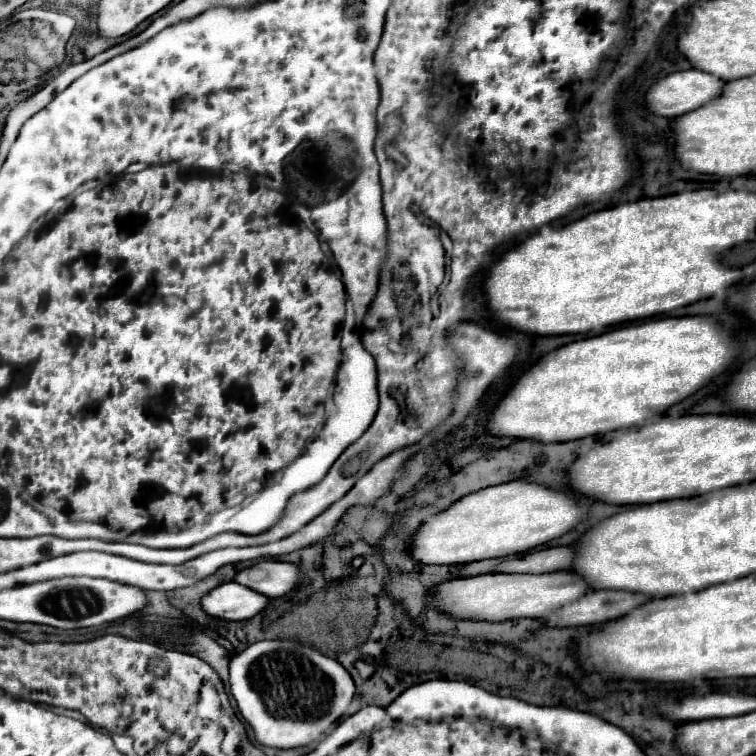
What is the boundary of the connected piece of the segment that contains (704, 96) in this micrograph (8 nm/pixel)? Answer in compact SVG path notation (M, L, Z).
M689 69L671 73L647 93L647 107L663 117L679 117L715 101L727 83L715 75Z

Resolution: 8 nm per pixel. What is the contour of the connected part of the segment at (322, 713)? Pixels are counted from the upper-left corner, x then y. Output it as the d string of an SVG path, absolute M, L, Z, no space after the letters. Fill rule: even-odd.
M289 639L257 641L249 645L245 651L237 653L229 665L229 683L237 707L245 717L245 721L253 727L257 741L261 745L279 747L279 749L301 747L319 739L347 711L355 693L355 683L341 663L321 655L313 647Z

